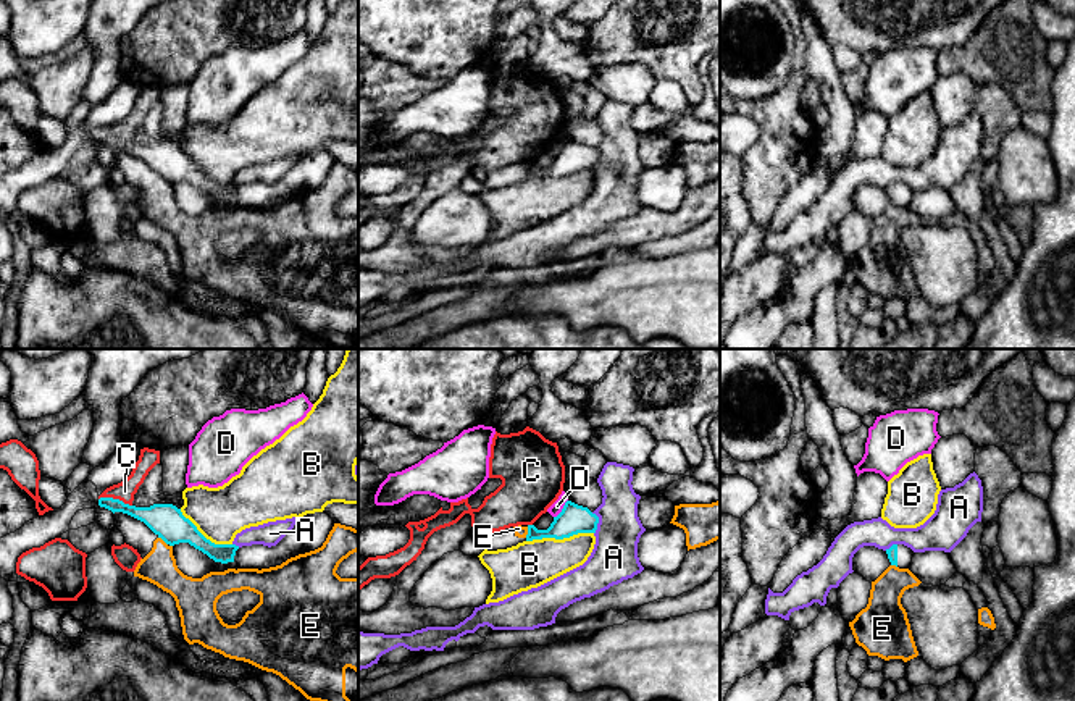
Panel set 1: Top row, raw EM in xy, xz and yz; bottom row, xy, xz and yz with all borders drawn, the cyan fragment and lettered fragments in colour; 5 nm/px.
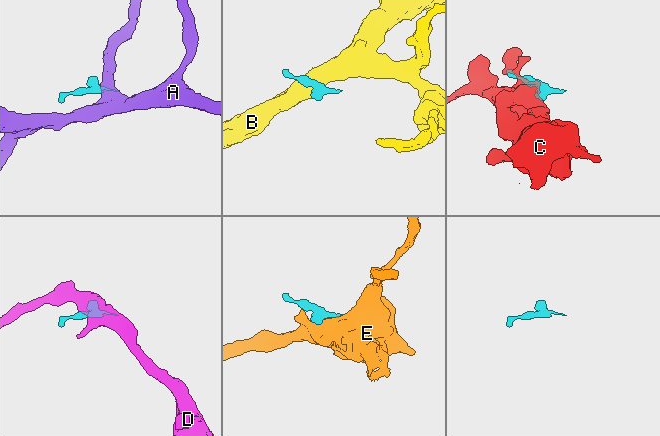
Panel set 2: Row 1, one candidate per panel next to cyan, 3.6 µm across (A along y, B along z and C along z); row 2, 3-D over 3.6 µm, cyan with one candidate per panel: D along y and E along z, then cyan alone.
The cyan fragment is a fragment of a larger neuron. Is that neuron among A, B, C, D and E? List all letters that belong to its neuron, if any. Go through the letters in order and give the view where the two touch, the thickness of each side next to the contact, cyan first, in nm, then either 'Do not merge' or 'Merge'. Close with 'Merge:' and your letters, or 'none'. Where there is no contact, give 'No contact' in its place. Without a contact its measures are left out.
A: Touches cyan in xz. Thickness 150 nm (cyan) against 220 nm. Do not merge
B: Touches cyan in xz. Thickness 150 nm (cyan) against 240 nm. Do not merge
C: Touches cyan in xy. Thickness 150 nm (cyan) against 100 nm. Do not merge
D: Touches cyan in xz. Thickness 150 nm (cyan) against 60 nm. Do not merge
E: Touches cyan in xy. Thickness 170 nm (cyan) against 170 nm. Do not merge
Merge: none

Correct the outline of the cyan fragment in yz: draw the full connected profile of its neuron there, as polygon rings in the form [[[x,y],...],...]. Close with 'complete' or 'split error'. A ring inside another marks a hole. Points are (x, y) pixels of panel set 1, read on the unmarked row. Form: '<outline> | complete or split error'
[[[893,183],[889,187],[886,187],[886,192],[891,204],[909,207],[915,191],[904,183]]] | split error

